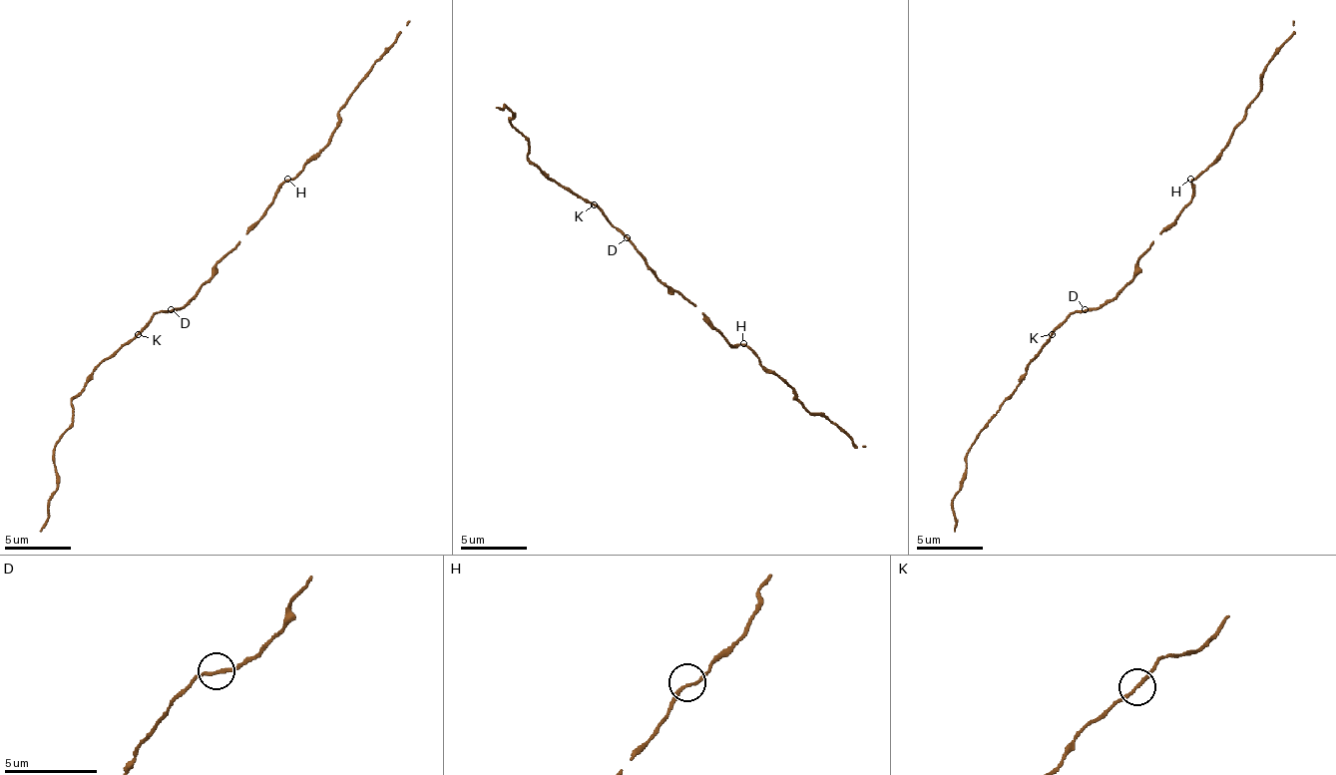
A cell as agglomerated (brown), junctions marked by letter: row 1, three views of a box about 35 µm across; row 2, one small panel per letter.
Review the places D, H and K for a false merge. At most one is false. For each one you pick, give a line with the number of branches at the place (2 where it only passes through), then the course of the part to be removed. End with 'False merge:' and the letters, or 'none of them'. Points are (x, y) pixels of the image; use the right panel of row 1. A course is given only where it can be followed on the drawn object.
False merge: none of them

